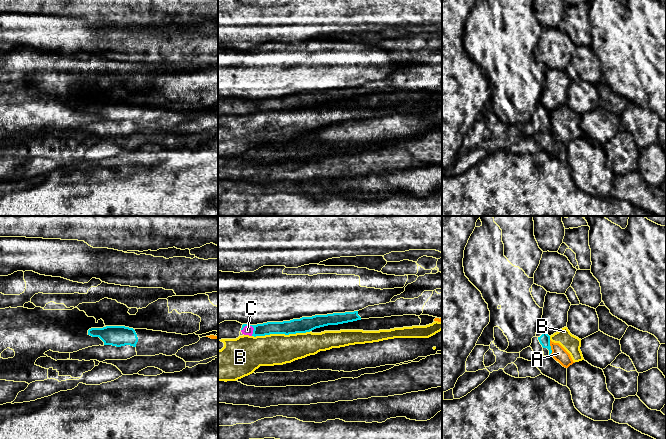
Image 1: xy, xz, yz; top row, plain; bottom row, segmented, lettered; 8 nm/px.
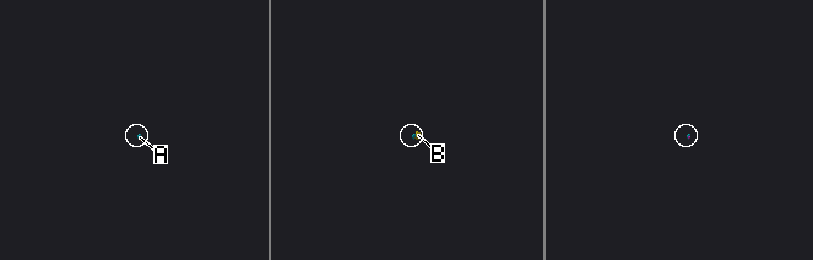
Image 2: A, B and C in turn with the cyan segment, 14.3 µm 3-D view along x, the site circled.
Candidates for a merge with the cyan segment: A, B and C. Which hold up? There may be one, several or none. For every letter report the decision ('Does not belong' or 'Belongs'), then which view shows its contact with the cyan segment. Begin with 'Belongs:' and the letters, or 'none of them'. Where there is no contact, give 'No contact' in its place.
Belongs: C
A: Does not belong. Touches cyan in yz
B: Does not belong. Touches cyan in xz
C: Belongs. Touches cyan in xz

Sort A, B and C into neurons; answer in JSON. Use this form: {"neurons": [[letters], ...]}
{"neurons": [["A", "B"], ["C"]]}

